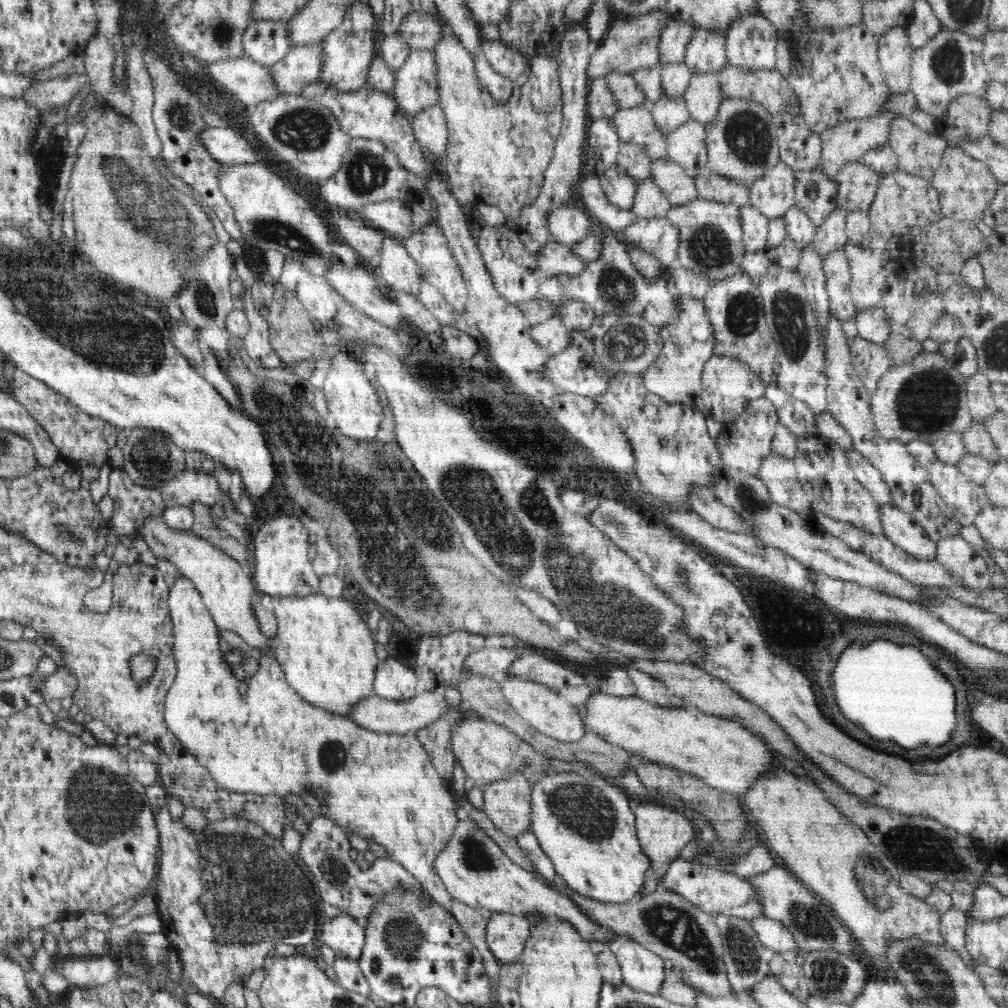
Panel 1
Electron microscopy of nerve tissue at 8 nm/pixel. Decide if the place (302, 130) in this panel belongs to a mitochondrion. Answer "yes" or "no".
yes

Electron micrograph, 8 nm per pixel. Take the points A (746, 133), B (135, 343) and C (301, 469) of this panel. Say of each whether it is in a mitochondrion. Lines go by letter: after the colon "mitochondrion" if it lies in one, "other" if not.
A: mitochondrion
B: mitochondrion
C: mitochondrion

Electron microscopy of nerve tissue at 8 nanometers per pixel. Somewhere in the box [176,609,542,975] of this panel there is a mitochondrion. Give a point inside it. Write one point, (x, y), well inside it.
(247, 892)

